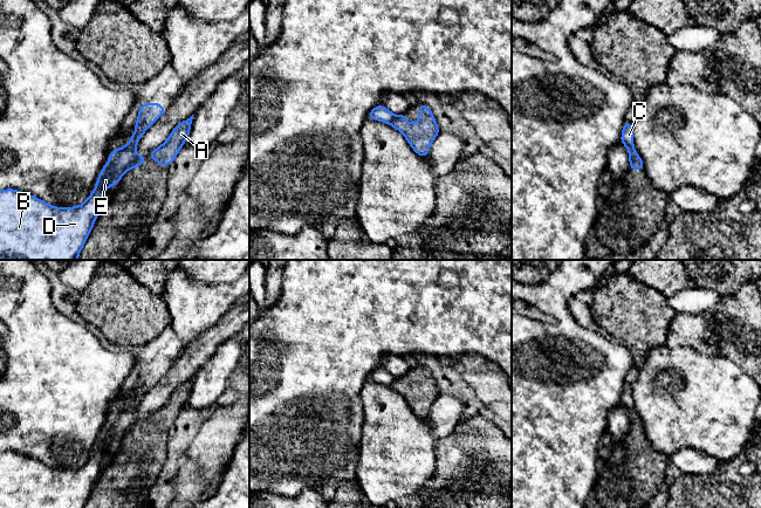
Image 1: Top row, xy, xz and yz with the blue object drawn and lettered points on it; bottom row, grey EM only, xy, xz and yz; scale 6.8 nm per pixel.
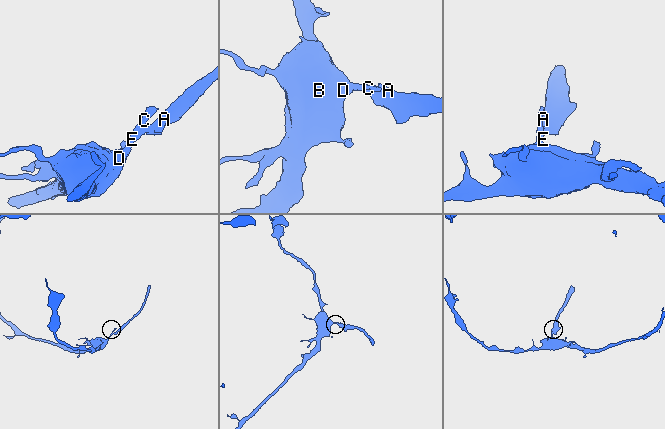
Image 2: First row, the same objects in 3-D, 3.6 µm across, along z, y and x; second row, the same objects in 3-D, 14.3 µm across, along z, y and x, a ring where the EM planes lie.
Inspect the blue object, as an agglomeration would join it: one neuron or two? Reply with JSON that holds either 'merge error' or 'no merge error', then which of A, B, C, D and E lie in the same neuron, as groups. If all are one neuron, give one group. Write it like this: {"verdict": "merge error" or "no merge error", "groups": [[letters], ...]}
{"verdict": "merge error", "groups": [["A"], ["B", "C", "D", "E"]]}

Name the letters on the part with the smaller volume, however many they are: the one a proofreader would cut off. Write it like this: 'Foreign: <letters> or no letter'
Foreign: A

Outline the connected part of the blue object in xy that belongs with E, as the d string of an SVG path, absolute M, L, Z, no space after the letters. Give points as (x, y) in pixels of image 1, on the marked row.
M159 103L139 105L136 130L129 143L111 151L108 163L100 172L94 191L80 206L61 208L21 191L13 188L0 191L0 260L77 260L102 210L103 192L121 180L137 156L136 145L142 135L166 110Z

